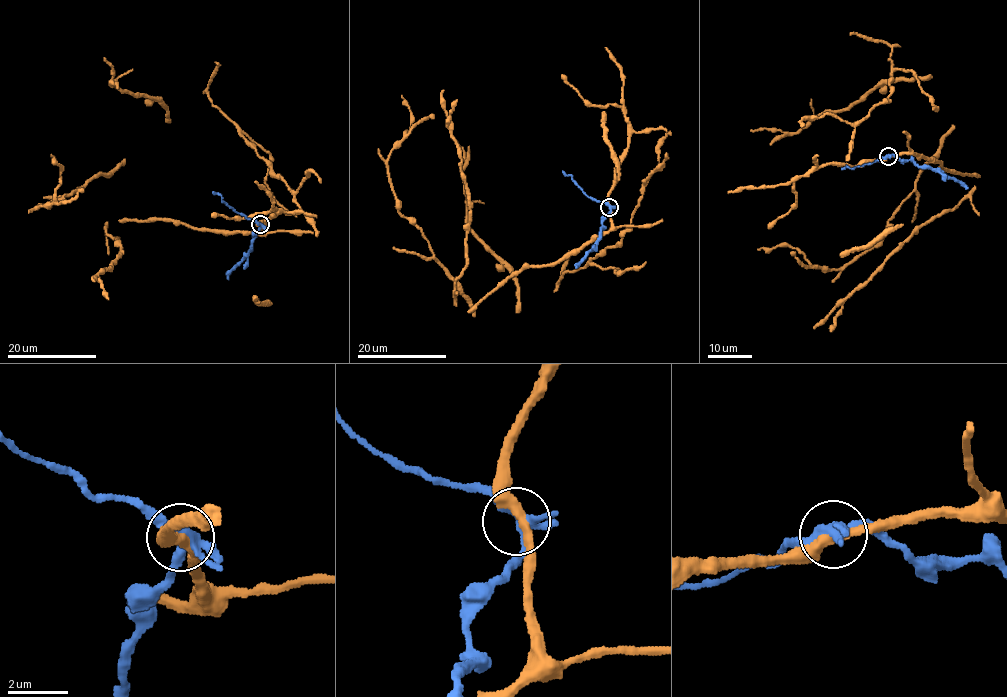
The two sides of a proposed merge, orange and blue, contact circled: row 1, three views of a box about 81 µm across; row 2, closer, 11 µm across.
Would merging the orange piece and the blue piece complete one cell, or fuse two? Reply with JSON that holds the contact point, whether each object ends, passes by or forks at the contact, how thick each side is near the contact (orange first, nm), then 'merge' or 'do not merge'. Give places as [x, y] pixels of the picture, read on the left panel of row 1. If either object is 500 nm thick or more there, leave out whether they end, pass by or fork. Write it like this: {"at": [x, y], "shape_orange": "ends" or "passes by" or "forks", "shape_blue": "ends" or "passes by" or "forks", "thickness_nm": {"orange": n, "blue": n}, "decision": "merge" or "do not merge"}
{"at": [260, 224], "shape_orange": "passes by", "shape_blue": "forks", "thickness_nm": {"orange": 340, "blue": 300}, "decision": "do not merge"}

